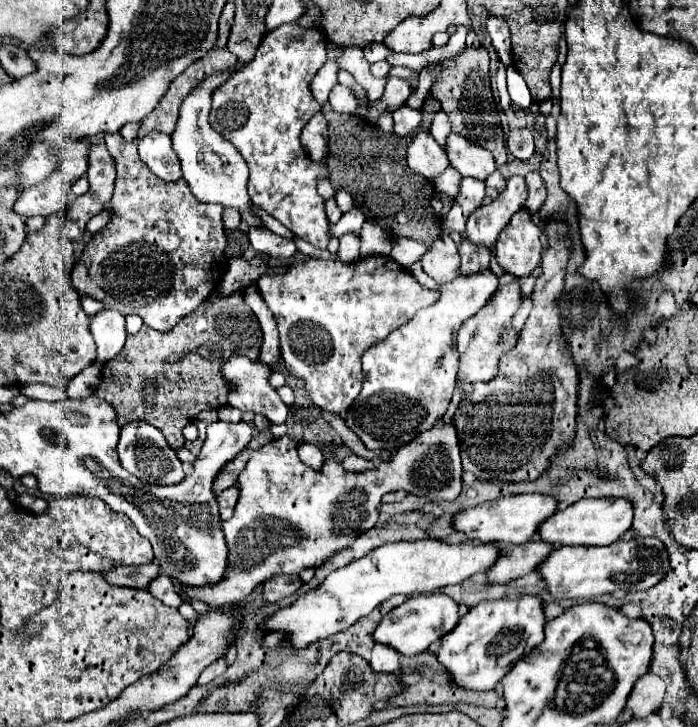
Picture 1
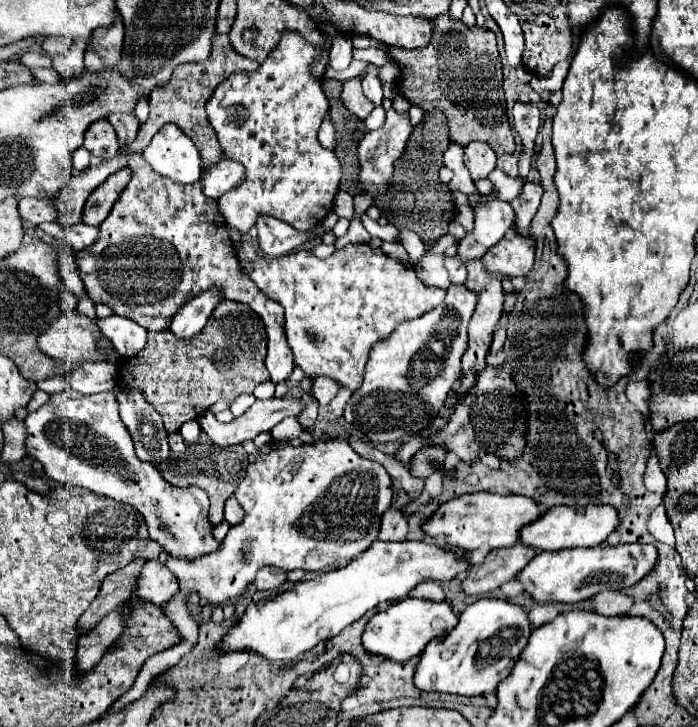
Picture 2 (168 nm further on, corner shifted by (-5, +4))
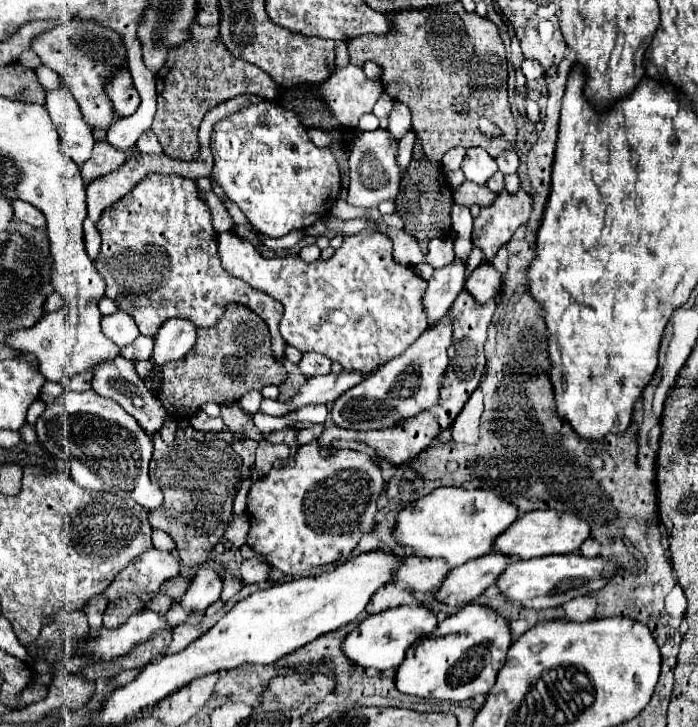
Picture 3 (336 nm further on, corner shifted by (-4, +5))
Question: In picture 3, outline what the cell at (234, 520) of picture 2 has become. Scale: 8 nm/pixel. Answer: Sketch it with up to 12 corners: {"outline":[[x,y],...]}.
{"outline":[[245,512],[233,514],[225,538],[235,546],[243,546],[249,518]]}

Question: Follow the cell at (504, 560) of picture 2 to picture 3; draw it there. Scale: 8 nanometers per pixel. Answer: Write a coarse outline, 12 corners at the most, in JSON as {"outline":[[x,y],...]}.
{"outline":[[489,552],[453,568],[437,600],[469,604],[497,582],[511,556]]}

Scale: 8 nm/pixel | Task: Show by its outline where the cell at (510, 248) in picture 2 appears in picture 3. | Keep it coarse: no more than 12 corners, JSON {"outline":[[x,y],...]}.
{"outline":[[483,260],[465,282],[481,302],[495,298],[503,274]]}

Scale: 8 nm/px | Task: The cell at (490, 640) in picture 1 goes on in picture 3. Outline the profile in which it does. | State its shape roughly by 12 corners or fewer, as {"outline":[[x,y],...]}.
{"outline":[[467,604],[407,650],[403,694],[485,696],[511,628]]}

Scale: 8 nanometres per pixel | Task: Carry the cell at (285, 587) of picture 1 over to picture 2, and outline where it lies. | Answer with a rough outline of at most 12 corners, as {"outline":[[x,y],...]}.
{"outline":[[276,567],[256,573],[256,589],[276,589],[286,581],[286,573]]}

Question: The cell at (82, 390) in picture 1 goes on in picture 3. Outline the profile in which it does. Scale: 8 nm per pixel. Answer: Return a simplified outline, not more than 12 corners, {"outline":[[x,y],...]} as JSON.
{"outline":[[91,372],[73,376],[69,388],[77,392],[91,390]]}

